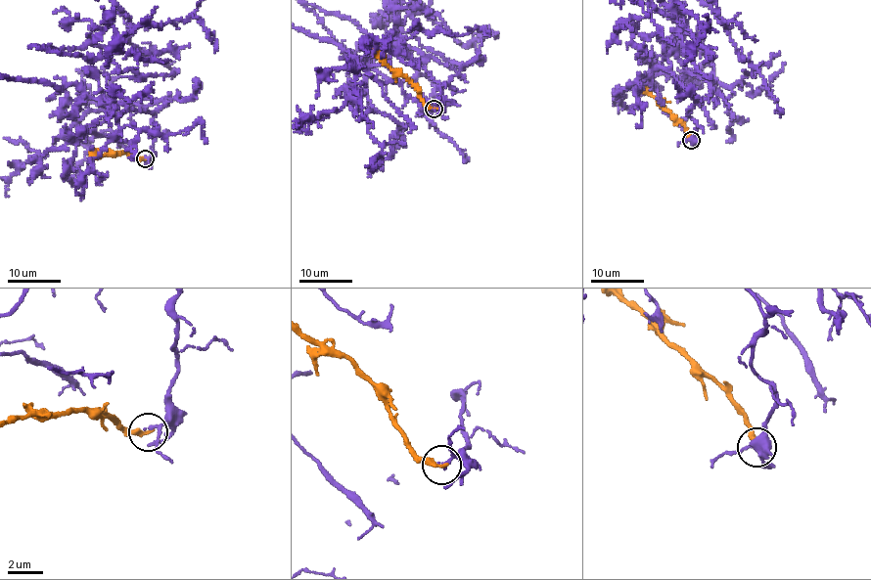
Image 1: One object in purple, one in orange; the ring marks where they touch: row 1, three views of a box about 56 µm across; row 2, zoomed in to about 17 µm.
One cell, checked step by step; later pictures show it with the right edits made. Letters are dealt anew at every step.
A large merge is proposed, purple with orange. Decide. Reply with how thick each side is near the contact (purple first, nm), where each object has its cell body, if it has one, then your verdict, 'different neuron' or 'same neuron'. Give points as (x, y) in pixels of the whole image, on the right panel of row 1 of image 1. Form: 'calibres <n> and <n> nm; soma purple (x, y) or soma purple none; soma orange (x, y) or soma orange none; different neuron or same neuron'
calibres 150 and 280 nm; soma purple none; soma orange none; different neuron

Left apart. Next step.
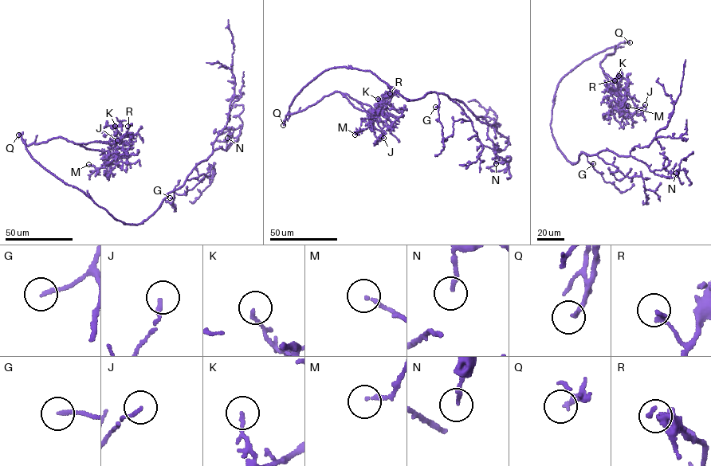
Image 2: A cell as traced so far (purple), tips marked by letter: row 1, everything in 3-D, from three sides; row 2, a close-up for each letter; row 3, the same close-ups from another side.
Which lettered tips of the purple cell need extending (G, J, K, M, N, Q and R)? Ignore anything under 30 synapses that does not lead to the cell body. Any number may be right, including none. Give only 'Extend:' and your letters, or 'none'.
Extend: G, Q

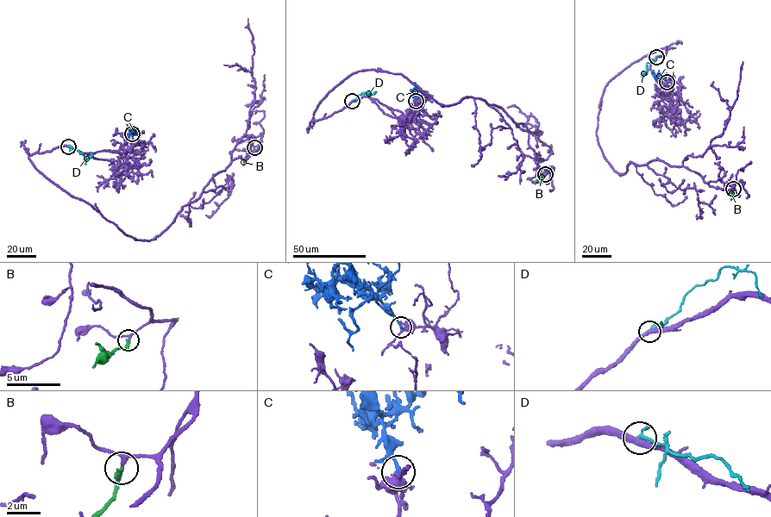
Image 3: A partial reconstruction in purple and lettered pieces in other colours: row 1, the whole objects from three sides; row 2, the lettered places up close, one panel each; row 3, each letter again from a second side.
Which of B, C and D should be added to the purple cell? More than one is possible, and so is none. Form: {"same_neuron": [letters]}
{"same_neuron": ["B"]}

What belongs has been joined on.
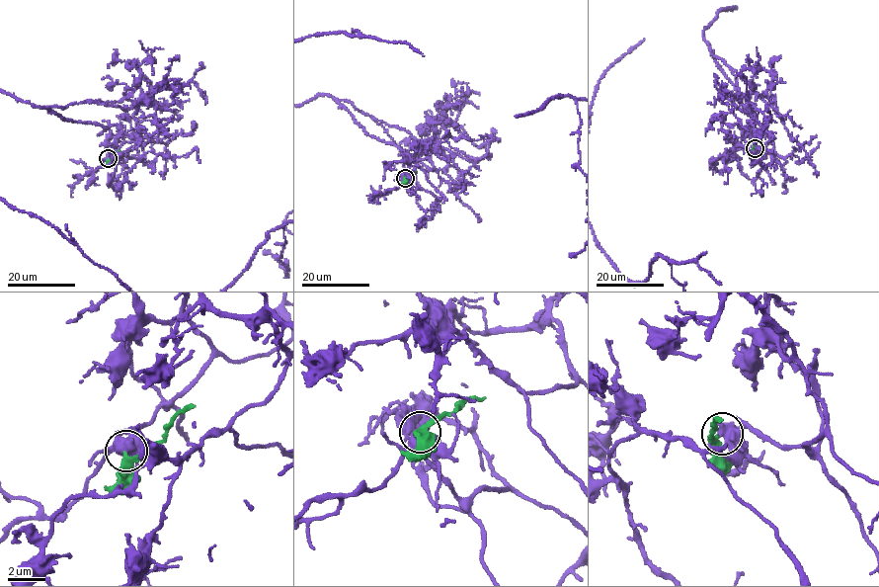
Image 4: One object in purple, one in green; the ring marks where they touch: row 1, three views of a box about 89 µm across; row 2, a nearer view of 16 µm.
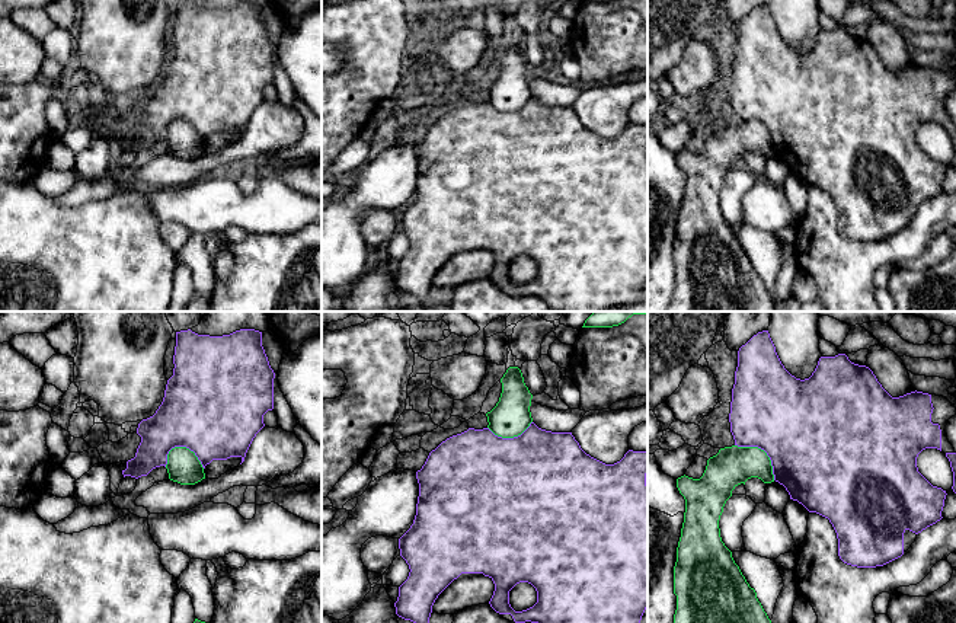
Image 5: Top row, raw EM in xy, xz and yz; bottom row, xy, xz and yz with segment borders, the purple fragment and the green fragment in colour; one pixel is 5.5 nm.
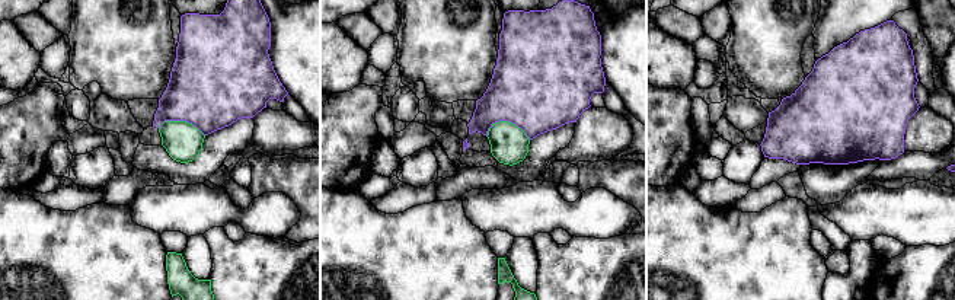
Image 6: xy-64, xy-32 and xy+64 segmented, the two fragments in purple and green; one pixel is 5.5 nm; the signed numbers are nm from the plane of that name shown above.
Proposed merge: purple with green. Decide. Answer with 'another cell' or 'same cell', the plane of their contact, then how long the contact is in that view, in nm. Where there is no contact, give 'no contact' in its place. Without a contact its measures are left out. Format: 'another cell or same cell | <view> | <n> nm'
another cell | yz | 300 nm

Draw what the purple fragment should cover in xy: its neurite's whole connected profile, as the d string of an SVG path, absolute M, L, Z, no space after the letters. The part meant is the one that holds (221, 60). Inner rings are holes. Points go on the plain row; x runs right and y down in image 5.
M191 3L176 6L173 38L173 49L167 54L162 79L153 90L138 98L137 108L141 116L135 131L127 135L127 143L122 144L124 151L138 153L156 141L166 141L167 128L175 121L194 125L204 143L212 134L230 131L240 131L243 137L253 112L265 100L263 89L274 83L275 47L262 20L259 4L240 3L223 10L198 9Z

